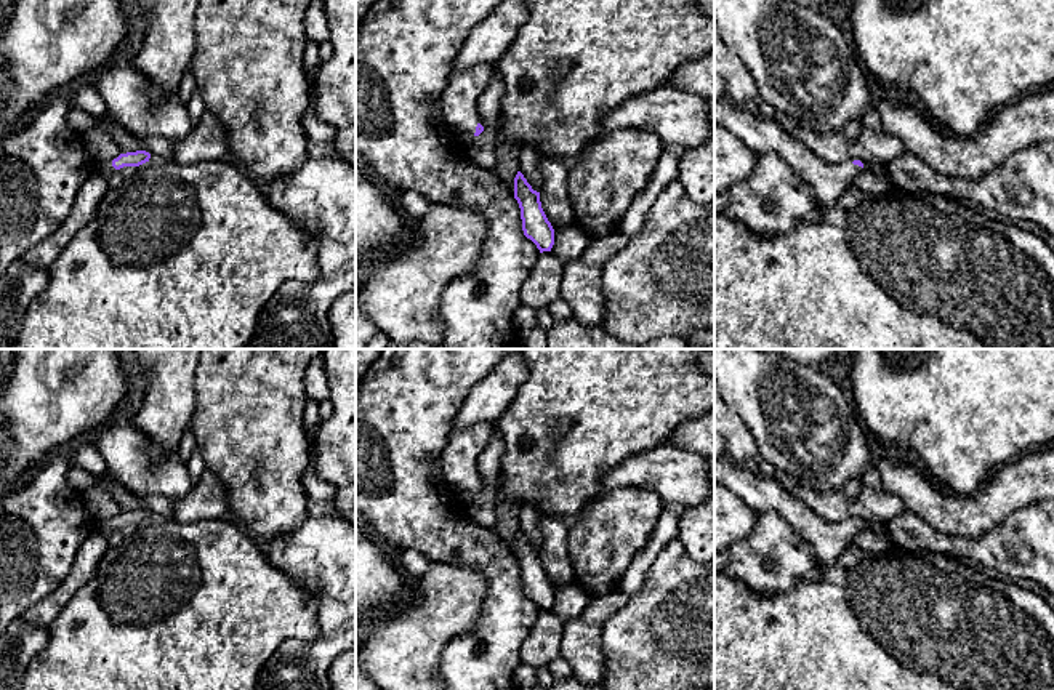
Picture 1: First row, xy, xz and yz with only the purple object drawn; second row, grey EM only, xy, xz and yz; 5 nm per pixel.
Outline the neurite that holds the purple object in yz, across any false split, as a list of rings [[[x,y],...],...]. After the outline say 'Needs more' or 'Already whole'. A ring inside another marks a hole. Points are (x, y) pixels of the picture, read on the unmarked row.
[[[727,451],[714,458],[714,483],[742,498],[754,512],[778,514],[825,564],[836,562],[855,543],[863,527],[860,519],[852,522],[825,520],[775,479],[758,477],[743,469],[740,459],[732,458]]]. Needs more

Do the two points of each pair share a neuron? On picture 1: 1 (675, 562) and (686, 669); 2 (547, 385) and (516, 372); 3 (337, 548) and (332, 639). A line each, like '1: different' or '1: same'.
1: same
2: different
3: same

